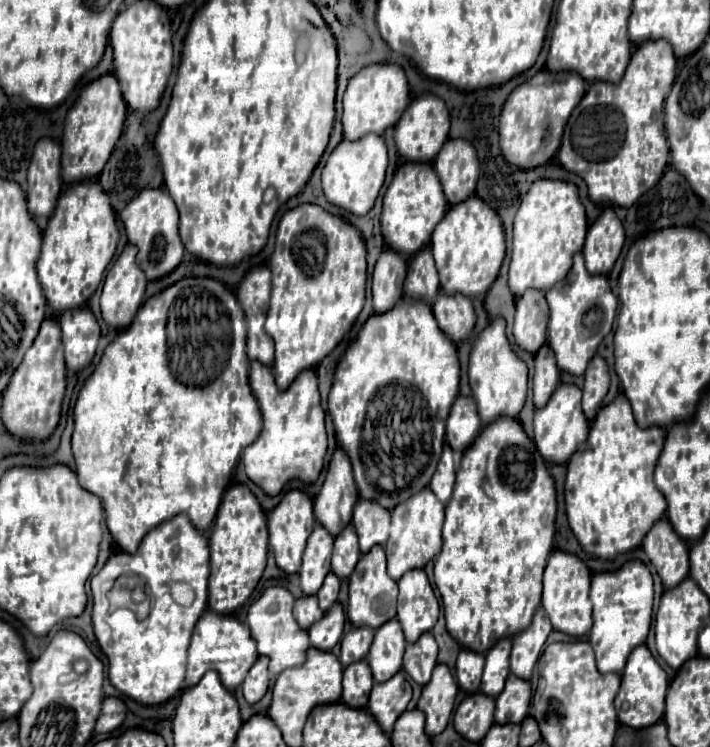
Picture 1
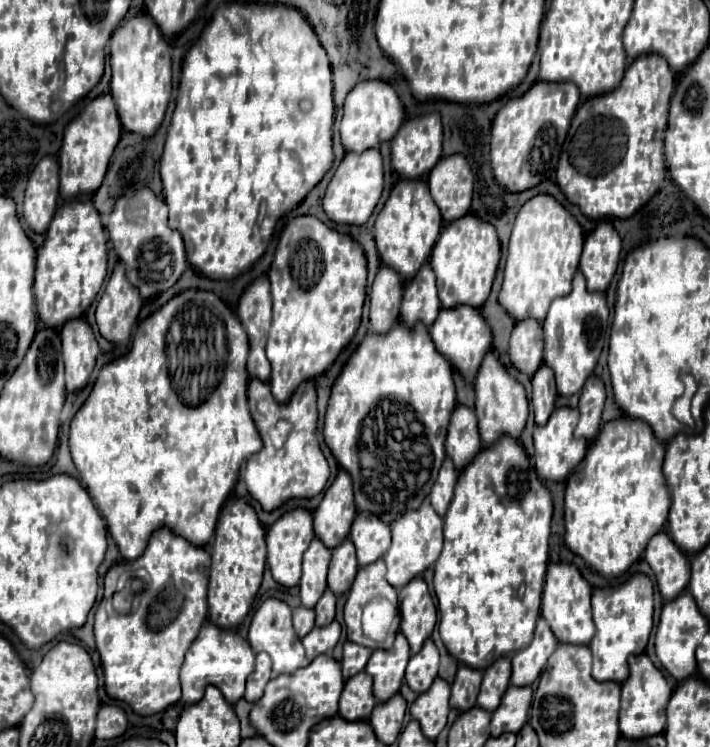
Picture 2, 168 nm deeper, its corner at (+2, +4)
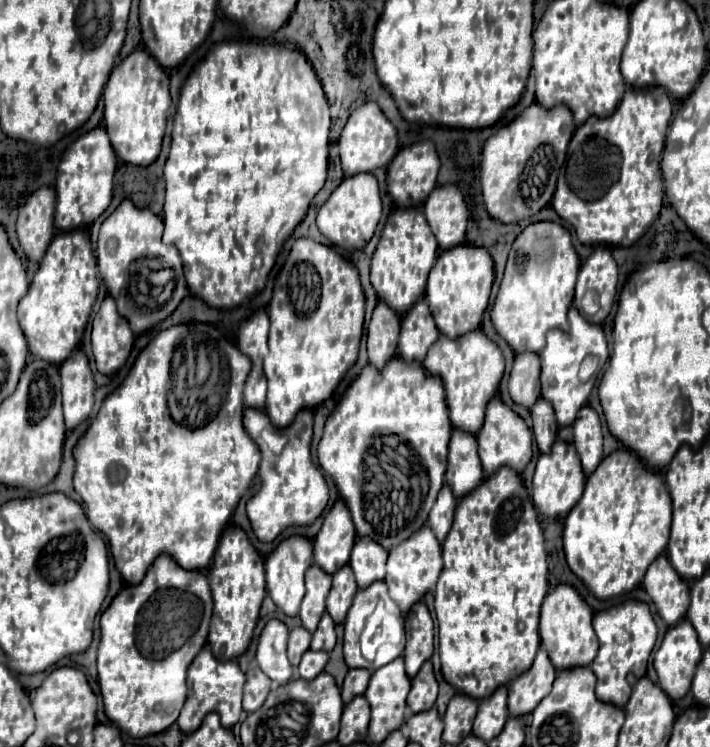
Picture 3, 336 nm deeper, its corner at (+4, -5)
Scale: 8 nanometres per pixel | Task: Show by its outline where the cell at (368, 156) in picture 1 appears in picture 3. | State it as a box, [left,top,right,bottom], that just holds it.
[317,174,381,250]

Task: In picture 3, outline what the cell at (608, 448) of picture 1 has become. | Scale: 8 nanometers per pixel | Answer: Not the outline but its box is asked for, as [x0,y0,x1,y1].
[563,450,671,600]

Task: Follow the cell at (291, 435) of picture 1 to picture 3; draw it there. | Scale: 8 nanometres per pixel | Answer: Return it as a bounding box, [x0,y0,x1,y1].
[243,408,329,542]

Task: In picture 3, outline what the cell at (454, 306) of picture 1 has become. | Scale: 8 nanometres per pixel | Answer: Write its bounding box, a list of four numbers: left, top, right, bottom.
[423,328,505,436]

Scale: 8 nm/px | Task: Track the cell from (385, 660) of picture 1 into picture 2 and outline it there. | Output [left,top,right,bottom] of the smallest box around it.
[365,631,409,701]

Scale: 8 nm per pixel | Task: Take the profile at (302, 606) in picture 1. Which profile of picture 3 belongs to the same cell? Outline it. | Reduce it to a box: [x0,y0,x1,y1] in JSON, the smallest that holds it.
[287,628,311,666]

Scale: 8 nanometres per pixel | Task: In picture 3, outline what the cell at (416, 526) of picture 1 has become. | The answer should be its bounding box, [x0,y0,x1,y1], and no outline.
[385,526,443,614]

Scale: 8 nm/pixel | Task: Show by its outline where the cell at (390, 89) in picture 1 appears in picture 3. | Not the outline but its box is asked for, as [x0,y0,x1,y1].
[339,102,399,176]

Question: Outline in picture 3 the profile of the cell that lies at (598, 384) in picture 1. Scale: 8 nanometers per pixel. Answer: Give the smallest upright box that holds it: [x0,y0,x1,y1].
[573,406,603,476]

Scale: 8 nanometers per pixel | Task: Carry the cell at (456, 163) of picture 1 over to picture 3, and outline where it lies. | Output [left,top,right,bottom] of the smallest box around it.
[423,184,467,250]

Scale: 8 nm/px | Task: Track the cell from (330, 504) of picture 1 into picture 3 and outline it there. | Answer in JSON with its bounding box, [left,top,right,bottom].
[313,500,357,574]

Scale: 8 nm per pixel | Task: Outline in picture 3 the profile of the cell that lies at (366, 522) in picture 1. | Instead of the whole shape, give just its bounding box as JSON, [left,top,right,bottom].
[349,540,387,590]

